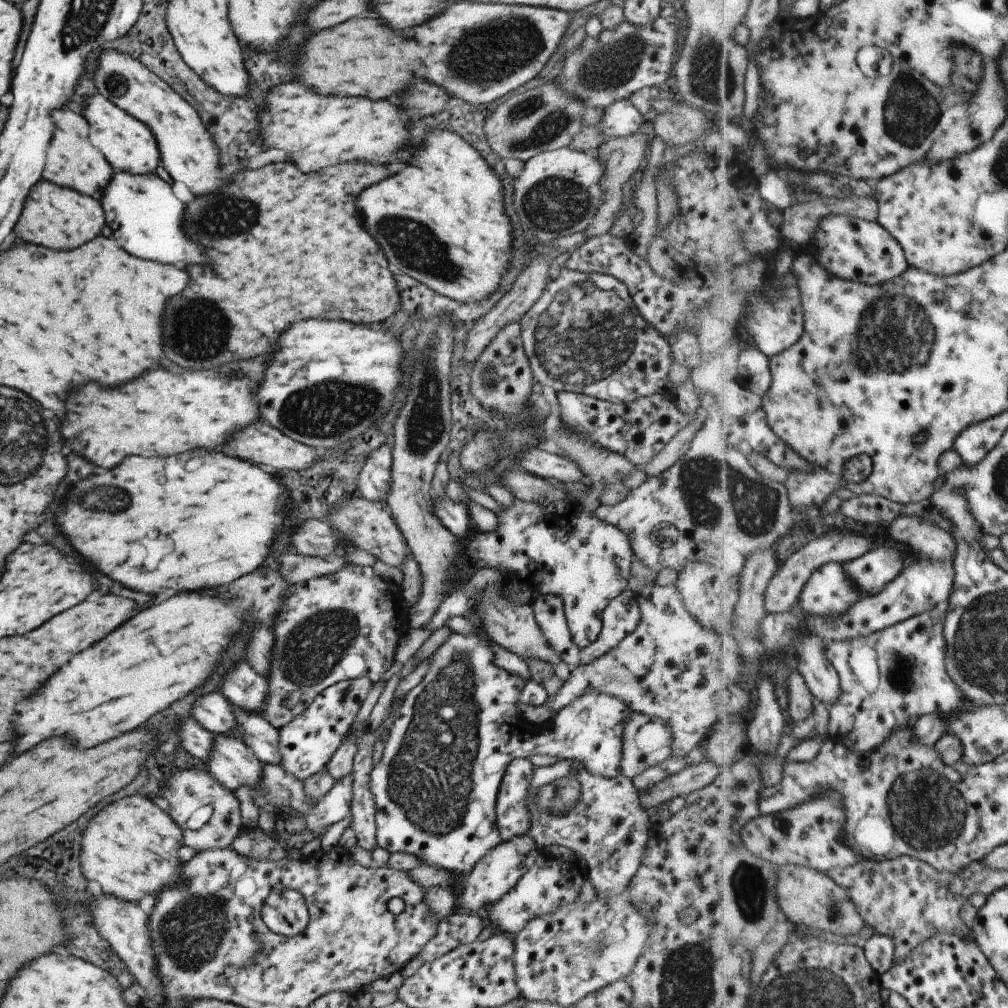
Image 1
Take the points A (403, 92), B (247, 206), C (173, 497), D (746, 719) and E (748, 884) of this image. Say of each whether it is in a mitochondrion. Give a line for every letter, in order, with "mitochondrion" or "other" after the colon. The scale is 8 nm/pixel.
A: other
B: mitochondrion
C: other
D: other
E: mitochondrion

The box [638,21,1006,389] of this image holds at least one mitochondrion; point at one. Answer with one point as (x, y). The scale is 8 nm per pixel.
(912, 109)

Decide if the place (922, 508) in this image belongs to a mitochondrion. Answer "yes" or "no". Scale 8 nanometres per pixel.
no

